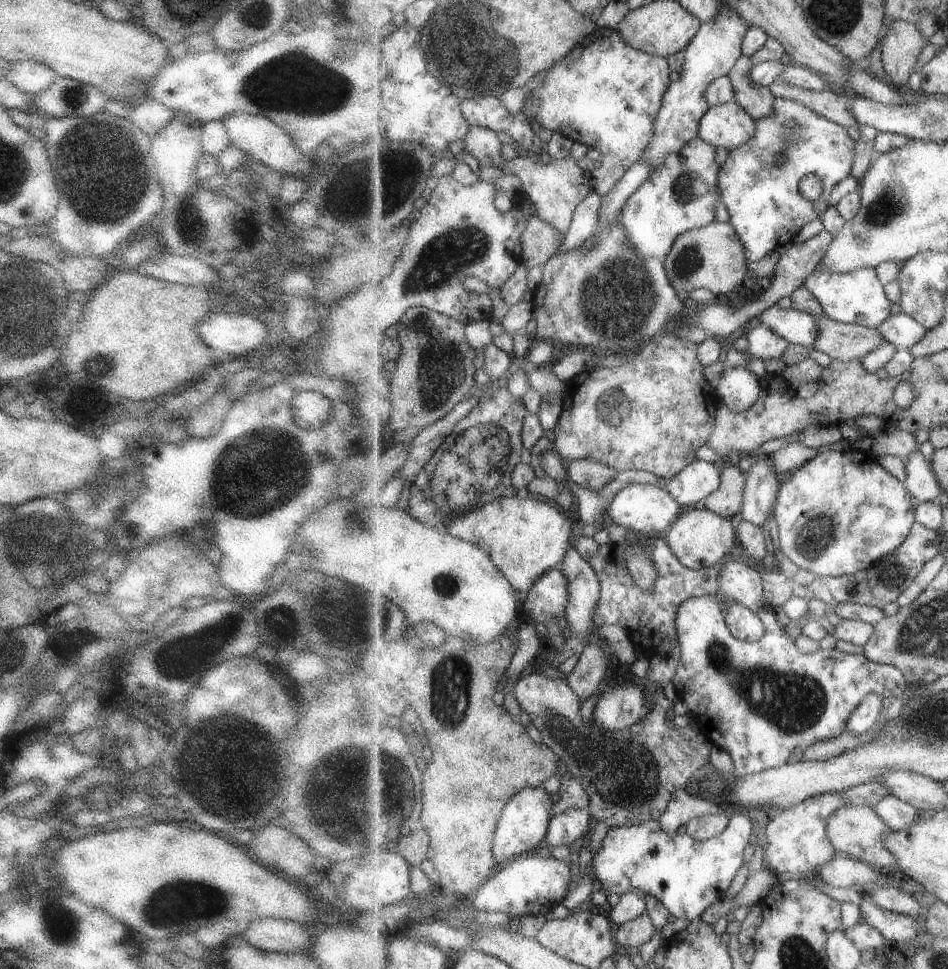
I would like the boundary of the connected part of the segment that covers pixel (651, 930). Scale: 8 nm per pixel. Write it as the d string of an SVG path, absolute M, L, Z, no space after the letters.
M645 911L615 930L616 941L621 948L641 948L658 933L652 917Z

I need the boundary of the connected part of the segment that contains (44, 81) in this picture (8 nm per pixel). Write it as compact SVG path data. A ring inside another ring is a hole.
M31 59L15 61L4 76L15 88L33 97L49 88L57 77L52 68Z

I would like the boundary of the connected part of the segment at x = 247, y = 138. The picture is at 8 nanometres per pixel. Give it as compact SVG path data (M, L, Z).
M237 111L224 116L222 120L230 144L243 150L252 160L279 173L297 176L297 172L307 172L311 162L293 144L291 137L267 117Z

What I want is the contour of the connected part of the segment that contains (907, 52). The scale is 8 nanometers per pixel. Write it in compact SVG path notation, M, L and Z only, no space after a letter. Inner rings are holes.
M895 21L887 28L885 38L880 42L886 80L897 89L906 90L913 72L919 71L919 54L927 46L917 24L909 21Z

